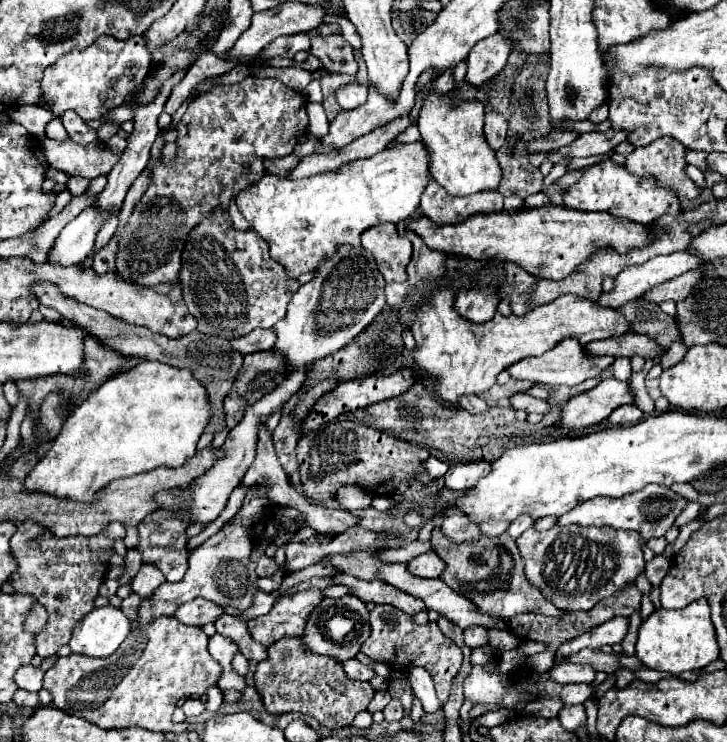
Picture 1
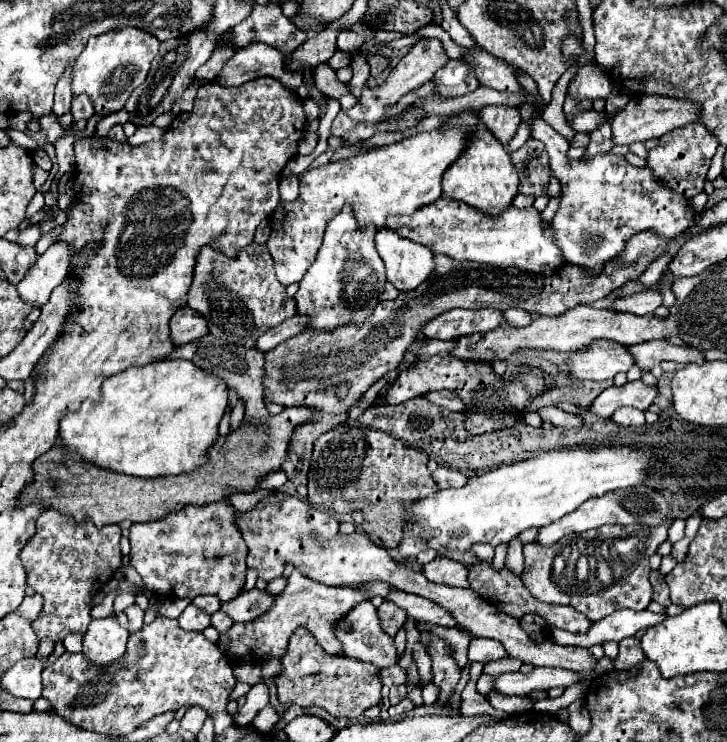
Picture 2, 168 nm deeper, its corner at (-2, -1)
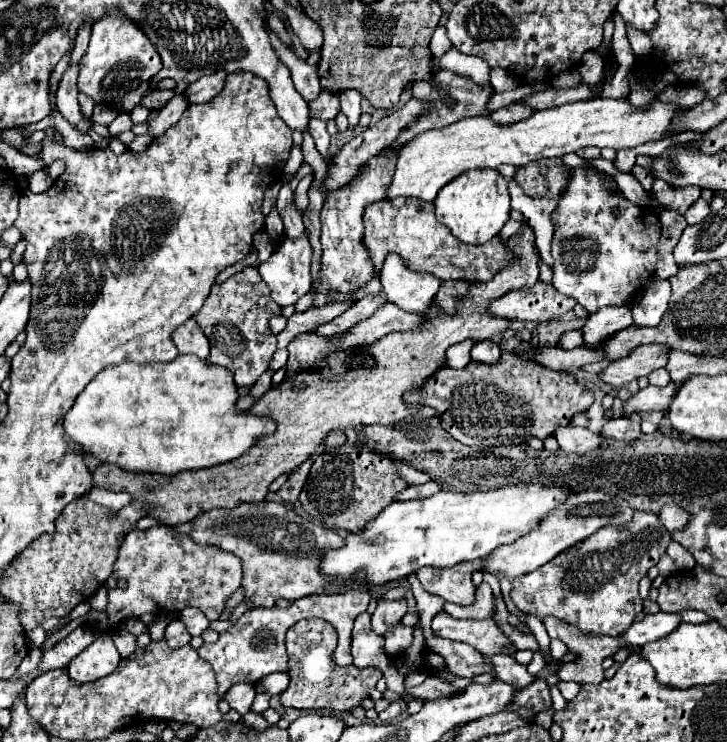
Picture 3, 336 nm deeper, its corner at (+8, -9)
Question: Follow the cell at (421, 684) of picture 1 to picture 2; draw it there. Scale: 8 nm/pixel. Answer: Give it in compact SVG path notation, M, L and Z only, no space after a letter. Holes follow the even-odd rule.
M420 641L414 643L414 647L412 647L412 657L414 657L416 665L418 665L420 679L422 679L424 683L430 683L430 681L432 681L432 673L430 673L430 665L432 665L432 661L430 661L430 655L428 655L426 647L424 647Z

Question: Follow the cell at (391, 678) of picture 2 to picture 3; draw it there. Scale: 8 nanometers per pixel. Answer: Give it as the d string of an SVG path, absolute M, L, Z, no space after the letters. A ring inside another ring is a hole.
M430 675L422 685L418 687L406 687L406 693L412 695L412 697L420 697L420 699L438 699L438 697L448 697L456 691L462 691L462 689L454 689L450 683L442 681L440 677L434 677Z

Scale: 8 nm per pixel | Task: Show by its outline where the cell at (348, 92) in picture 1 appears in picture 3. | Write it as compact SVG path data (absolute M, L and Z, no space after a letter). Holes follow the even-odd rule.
M270 33L270 41L280 57L280 61L290 69L292 73L292 81L294 81L294 87L296 91L306 99L306 101L314 101L320 93L322 93L322 87L320 87L320 81L318 81L318 69L308 65L306 61L298 59L274 33Z

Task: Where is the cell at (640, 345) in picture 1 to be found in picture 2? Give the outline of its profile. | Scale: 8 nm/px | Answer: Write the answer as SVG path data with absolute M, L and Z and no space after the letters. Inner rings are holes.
M646 341L640 345L632 345L628 347L630 353L636 359L636 365L642 371L650 371L654 365L662 363L662 361L676 361L676 363L696 363L702 365L704 353L700 349L694 347L680 347L680 345L672 345L668 341Z

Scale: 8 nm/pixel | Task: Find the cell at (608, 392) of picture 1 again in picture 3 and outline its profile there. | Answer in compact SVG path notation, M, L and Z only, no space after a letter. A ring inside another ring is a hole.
M668 383L666 387L648 385L648 387L640 389L636 395L632 395L632 397L628 397L624 401L622 415L628 417L628 415L640 413L640 411L662 411L662 409L666 409L670 405L674 393L676 393L674 383Z

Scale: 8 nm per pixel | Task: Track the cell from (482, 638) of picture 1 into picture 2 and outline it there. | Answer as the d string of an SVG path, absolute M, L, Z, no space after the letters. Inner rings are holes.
M482 637L470 641L470 649L468 649L468 659L470 659L470 663L474 663L474 661L490 663L490 661L504 659L504 657L508 657L508 653L506 653L506 649L504 649L498 641L482 639Z

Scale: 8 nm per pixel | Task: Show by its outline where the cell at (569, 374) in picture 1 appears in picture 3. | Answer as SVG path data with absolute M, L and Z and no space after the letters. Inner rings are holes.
M642 345L638 349L632 349L630 355L612 361L604 371L598 373L598 377L610 387L618 389L642 375L650 375L658 367L664 367L666 353L668 353L666 347Z

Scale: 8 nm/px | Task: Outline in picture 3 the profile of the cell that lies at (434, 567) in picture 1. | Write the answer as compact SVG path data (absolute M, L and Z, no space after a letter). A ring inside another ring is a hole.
M477 559L468 563L458 563L448 569L426 567L418 569L416 575L428 593L438 595L450 603L472 605L476 587L470 577L474 571L480 570L484 561L485 559Z

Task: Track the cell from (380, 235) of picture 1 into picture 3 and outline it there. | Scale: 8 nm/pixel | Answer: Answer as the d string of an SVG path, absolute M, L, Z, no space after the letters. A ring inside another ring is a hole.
M392 253L386 257L378 279L388 301L412 313L426 313L440 287L440 279L430 273L414 273L406 269L406 265L402 265L402 257Z

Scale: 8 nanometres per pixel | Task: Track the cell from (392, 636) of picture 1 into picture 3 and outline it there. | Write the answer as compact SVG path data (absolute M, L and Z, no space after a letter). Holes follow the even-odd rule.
M380 599L376 611L372 613L372 629L378 635L384 635L390 627L400 623L402 613L406 613L406 601L404 599L400 599L400 601L384 601L384 599Z

